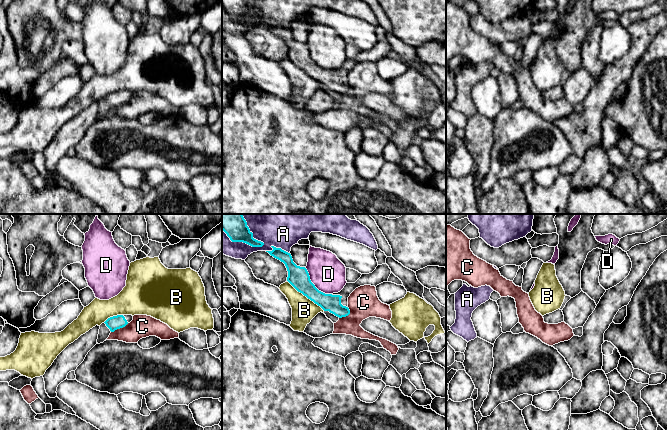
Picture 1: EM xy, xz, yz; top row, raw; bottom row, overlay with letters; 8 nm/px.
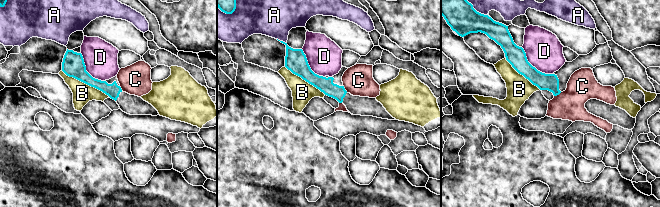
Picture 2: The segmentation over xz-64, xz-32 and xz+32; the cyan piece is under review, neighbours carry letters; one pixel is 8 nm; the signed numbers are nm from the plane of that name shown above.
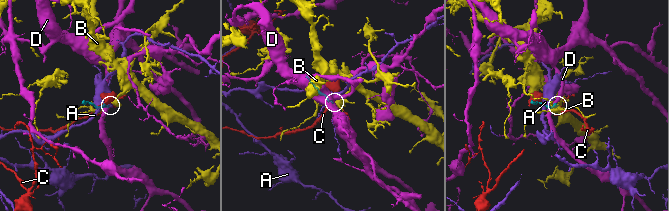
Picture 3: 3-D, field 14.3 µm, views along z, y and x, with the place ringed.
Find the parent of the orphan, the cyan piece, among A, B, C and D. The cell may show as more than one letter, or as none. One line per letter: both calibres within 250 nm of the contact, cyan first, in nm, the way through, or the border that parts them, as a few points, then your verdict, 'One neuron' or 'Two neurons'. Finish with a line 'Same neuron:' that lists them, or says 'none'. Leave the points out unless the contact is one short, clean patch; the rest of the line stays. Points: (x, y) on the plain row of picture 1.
A: Thickness 140 nm (cyan) against 180 nm. Two neurons
B: Thickness 170 nm (cyan) against 190 nm. Two neurons
C: Thickness 110 nm (cyan) against 190 nm. Boundary: xy (128, 99), (111, 108). Two neurons
D: Thickness 170 nm (cyan) against 280 nm. Two neurons
Same neuron: none

